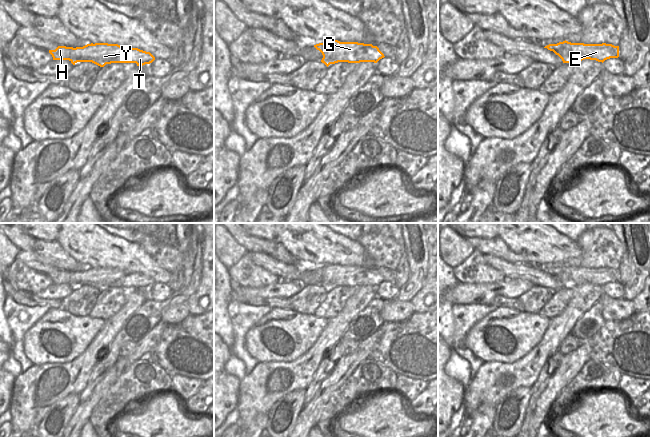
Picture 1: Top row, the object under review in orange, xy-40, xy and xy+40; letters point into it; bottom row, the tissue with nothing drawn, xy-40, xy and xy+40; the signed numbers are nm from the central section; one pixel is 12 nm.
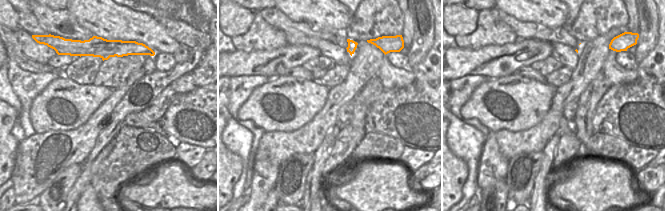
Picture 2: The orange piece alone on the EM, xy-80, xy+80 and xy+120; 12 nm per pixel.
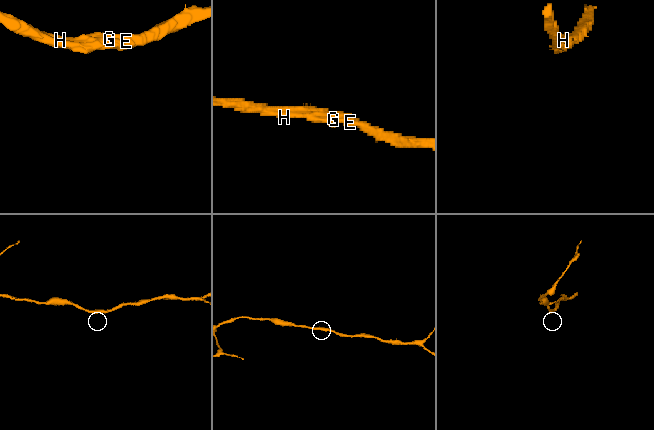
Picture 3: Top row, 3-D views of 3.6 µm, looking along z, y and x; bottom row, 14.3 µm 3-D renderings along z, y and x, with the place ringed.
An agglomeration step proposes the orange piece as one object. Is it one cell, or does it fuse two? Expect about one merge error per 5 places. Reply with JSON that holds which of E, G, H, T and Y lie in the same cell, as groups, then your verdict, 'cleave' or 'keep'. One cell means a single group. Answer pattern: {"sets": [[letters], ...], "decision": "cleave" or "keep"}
{"sets": [["E", "G", "H", "T", "Y"]], "decision": "keep"}

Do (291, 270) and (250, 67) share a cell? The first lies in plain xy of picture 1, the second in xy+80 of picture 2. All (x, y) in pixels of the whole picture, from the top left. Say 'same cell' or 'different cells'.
different cells

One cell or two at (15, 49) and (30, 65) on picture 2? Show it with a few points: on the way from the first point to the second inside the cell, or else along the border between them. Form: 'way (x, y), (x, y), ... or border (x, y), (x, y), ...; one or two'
way (16, 53), (26, 63); one

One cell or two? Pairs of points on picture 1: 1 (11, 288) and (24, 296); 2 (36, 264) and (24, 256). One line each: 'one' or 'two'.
1: one
2: one

